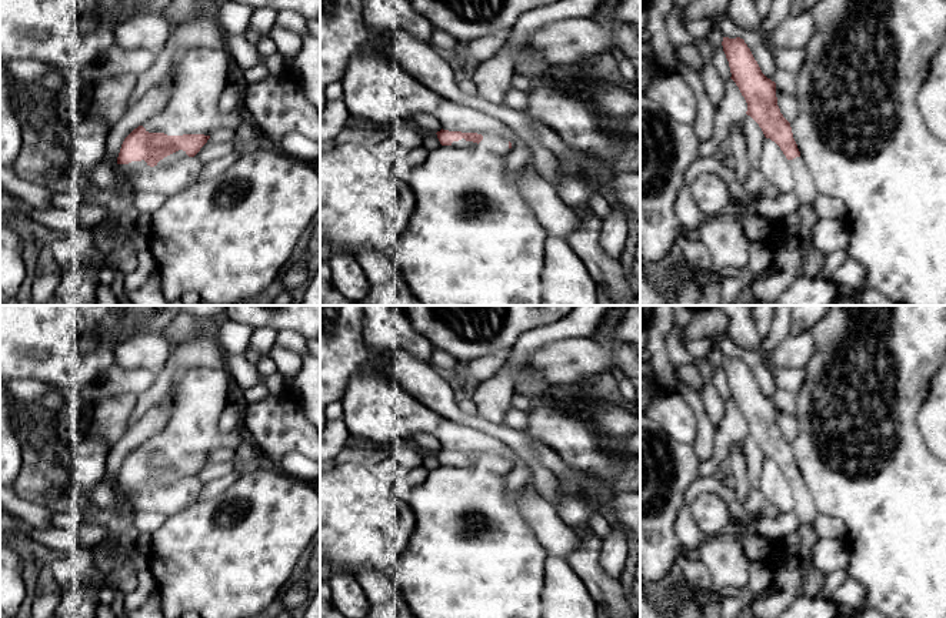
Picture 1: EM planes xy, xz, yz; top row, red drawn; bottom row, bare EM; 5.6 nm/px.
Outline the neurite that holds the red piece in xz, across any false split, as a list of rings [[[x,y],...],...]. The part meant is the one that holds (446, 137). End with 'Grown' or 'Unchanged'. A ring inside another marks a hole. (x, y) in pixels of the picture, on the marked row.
[[[443,128],[436,134],[442,146],[450,147],[472,147],[483,140],[483,136],[477,133],[449,131]]]. Grown

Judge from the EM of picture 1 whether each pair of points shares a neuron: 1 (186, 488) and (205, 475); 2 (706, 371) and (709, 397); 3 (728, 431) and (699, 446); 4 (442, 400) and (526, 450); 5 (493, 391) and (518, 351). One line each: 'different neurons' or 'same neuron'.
1: different neurons
2: same neuron
3: different neurons
4: same neuron
5: same neuron

